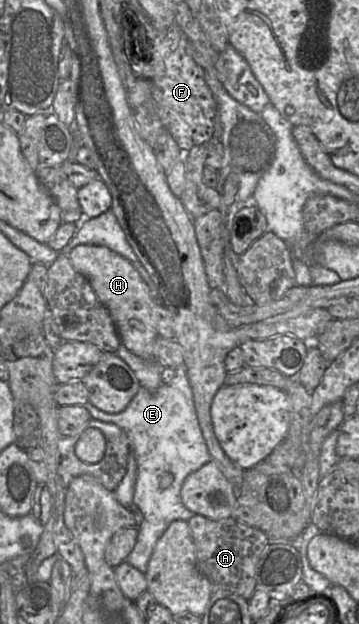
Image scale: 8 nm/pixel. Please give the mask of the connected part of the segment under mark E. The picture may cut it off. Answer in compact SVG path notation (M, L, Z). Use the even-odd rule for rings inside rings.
M185 364L175 369L175 376L169 383L161 384L155 391L139 386L133 399L119 413L106 413L90 402L83 406L92 419L119 426L127 434L130 452L133 451L135 455L137 476L133 502L141 510L144 519L138 528L135 546L125 562L144 574L157 541L170 523L175 520L188 522L196 515L183 505L181 487L189 474L211 460L198 422ZM167 472L174 475L174 481L168 488L161 489L160 477Z

